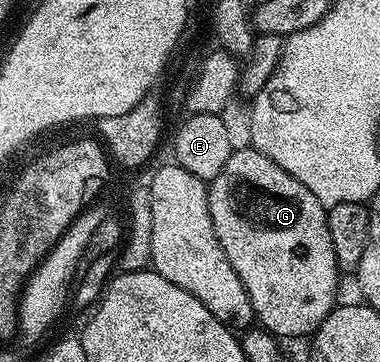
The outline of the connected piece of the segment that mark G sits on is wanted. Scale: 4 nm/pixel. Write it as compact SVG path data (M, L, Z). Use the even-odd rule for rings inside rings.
M250 147L234 150L231 158L225 163L225 167L221 167L219 174L209 182L209 211L213 219L215 234L221 243L221 251L225 251L225 259L229 259L229 263L233 263L233 271L237 271L237 275L249 295L251 306L255 312L255 321L268 333L274 333L280 339L286 339L286 337L307 339L315 334L337 304L335 292L339 289L339 277L341 278L337 255L333 255L333 239L329 239L327 209L319 202L317 195L313 195L313 191L309 191L309 187L305 187L297 179L293 179L293 175L289 175L289 171L277 167L277 163L273 163L273 159L269 159L260 149Z

